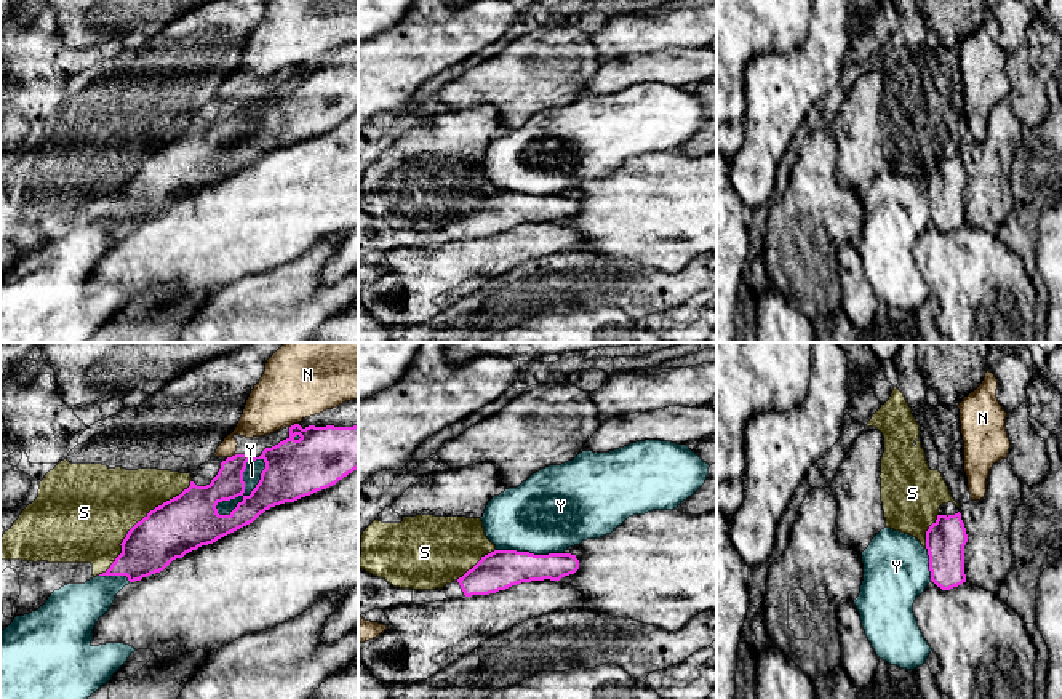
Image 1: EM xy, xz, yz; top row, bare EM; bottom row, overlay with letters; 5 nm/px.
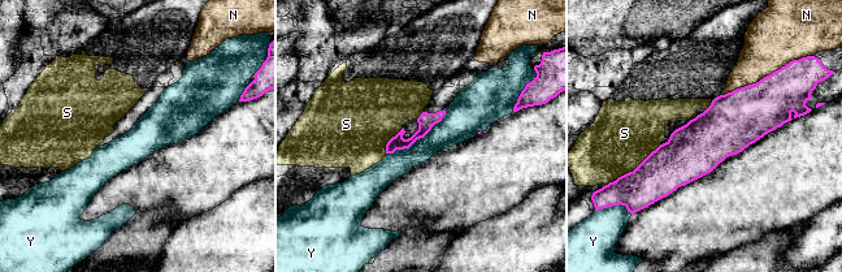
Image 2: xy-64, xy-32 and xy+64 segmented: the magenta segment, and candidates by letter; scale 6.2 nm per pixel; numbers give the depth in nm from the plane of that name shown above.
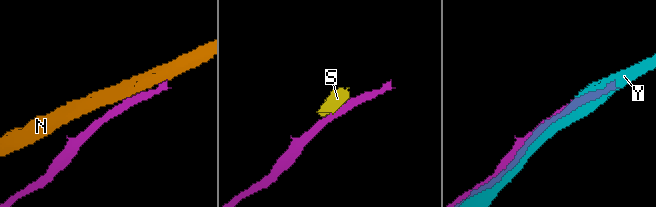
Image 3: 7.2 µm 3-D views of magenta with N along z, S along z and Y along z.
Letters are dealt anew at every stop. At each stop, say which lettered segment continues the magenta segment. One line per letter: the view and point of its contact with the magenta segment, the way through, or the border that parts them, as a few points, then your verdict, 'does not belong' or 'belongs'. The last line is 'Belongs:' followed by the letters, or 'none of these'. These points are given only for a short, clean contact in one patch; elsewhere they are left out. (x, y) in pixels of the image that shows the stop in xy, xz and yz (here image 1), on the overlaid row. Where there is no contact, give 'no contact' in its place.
N: contact xy (295, 424); does not belong
S: contact xy (138, 522); does not belong
Y: contact xy (251, 491); does not belong
Belongs: none of these

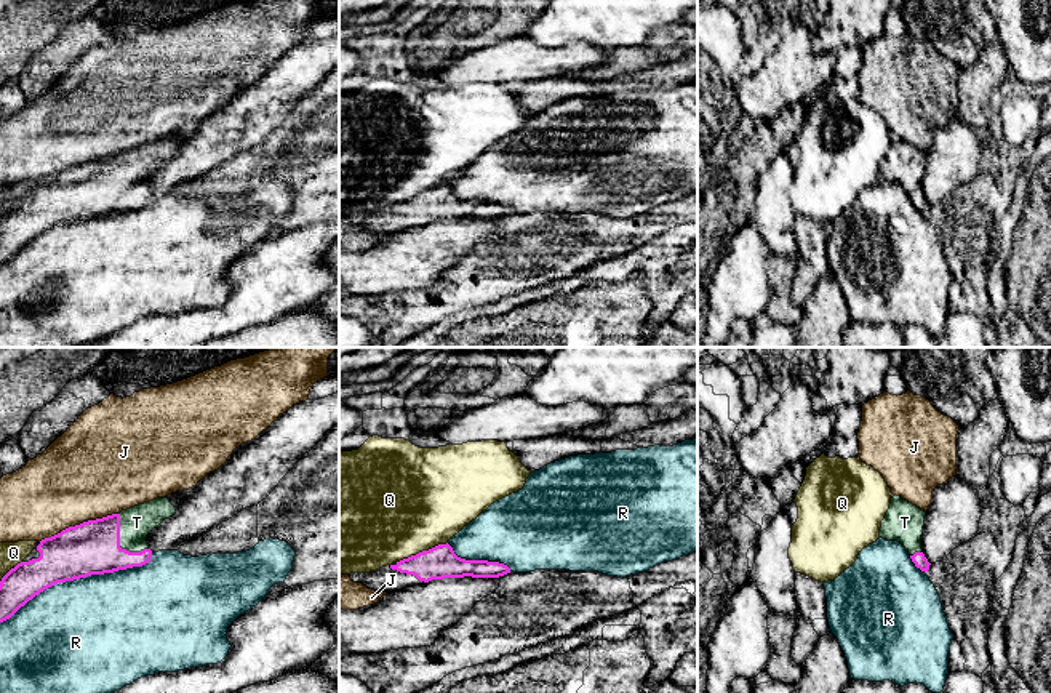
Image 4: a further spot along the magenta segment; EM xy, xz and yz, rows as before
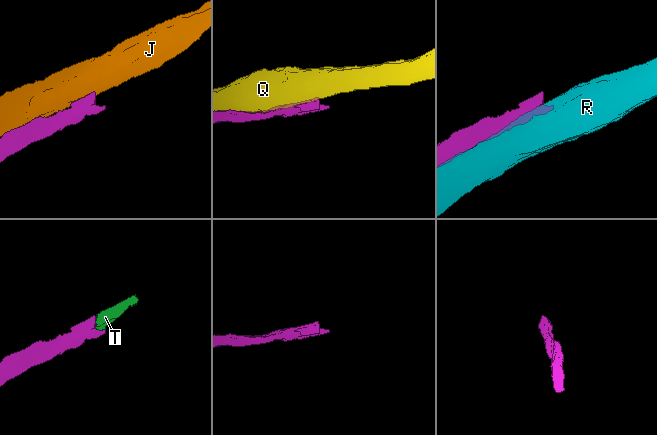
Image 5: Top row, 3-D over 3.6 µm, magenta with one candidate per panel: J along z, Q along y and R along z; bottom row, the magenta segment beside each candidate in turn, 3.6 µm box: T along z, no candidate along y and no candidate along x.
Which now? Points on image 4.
J: contact xy (80, 524); does not belong
Q: contact xz (423, 551); does not belong
R: contact xy (79, 578); does not belong
T: contact xy (119, 544); way xy (91, 548), (119, 544), (136, 522); belongs
Belongs: T

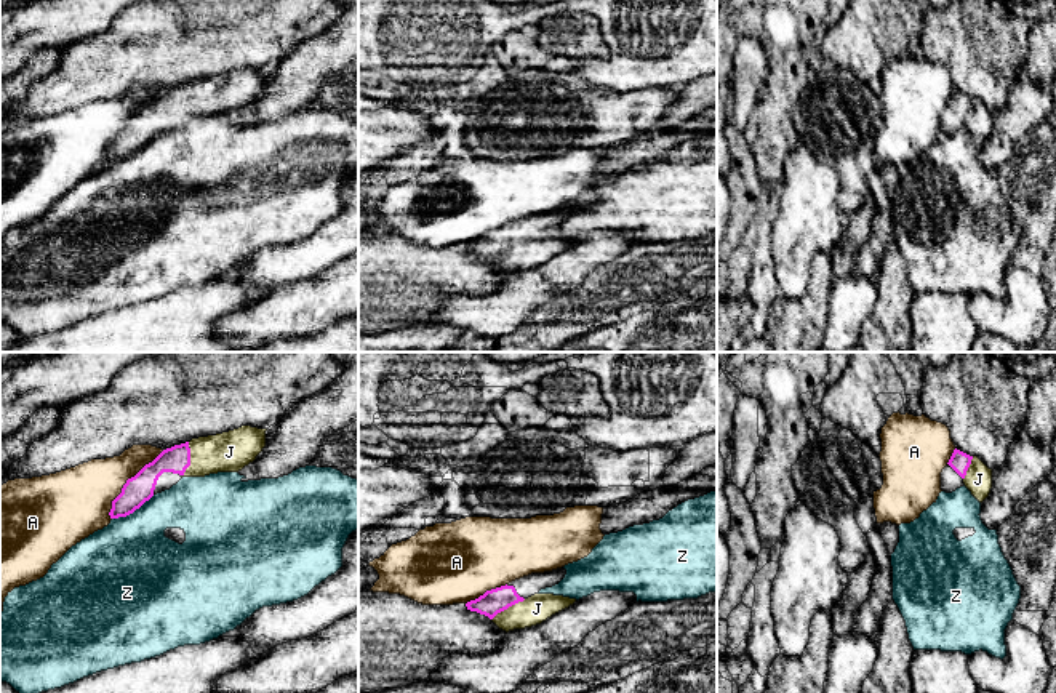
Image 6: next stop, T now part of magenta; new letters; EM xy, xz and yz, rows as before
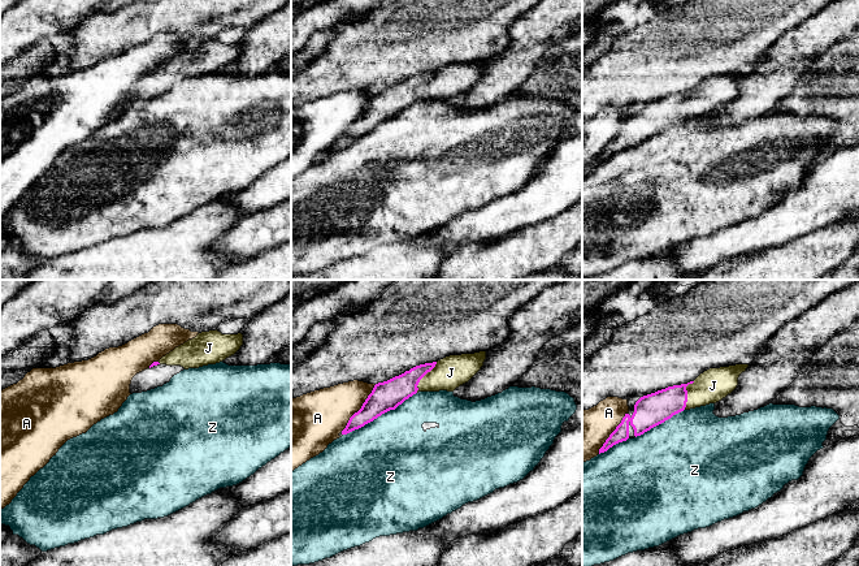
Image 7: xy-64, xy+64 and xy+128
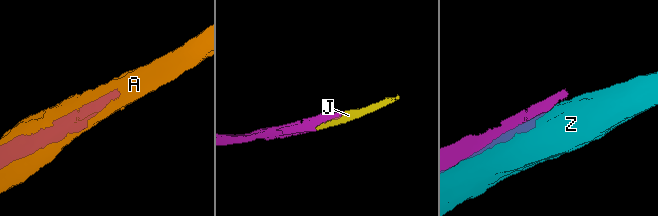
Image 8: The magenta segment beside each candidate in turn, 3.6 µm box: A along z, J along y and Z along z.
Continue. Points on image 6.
A: contact xy (127, 482); does not belong
J: contact xy (189, 460); belongs
Z: contact xy (133, 511); does not belong
Belongs: J

